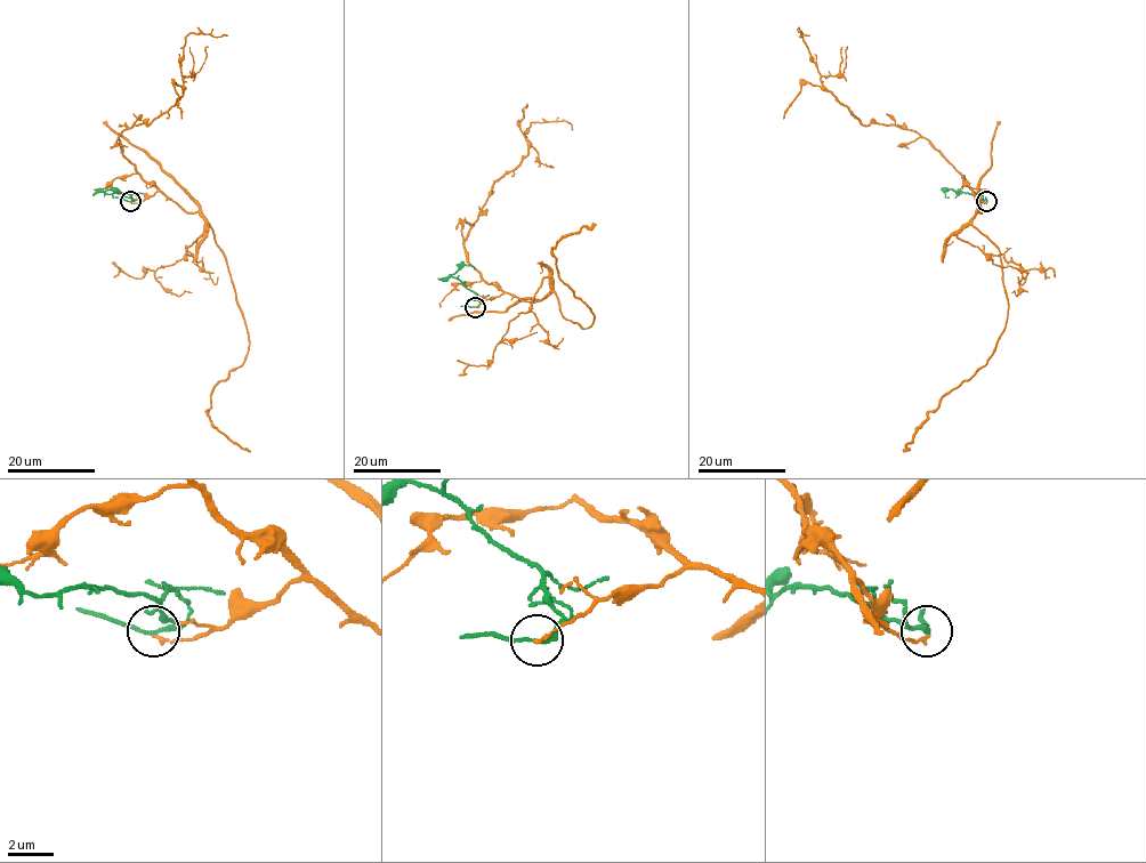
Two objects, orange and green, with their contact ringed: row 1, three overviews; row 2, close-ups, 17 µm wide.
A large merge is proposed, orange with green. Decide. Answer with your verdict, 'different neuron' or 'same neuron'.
different neuron

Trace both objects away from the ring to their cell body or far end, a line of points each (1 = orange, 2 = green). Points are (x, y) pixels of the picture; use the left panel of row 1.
1: (130, 201), (162, 191), (211, 227), (249, 349), (244, 361), (214, 388), (207, 413), (219, 430), (250, 451)
2: (130, 201), (135, 200), (129, 194), (104, 191), (114, 190), (129, 196)

